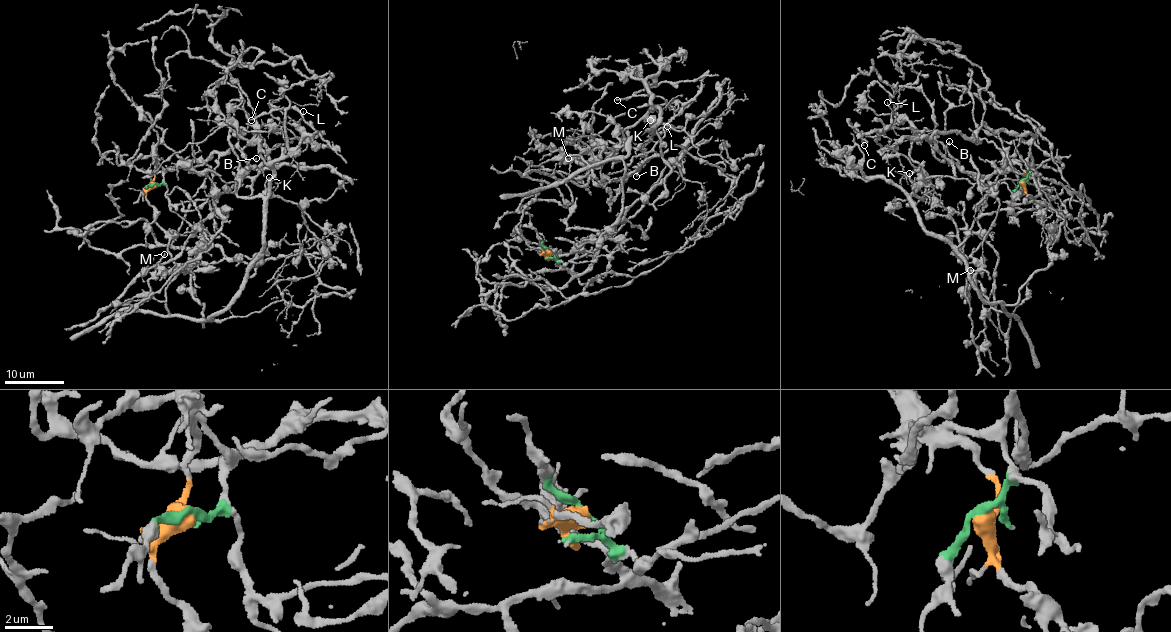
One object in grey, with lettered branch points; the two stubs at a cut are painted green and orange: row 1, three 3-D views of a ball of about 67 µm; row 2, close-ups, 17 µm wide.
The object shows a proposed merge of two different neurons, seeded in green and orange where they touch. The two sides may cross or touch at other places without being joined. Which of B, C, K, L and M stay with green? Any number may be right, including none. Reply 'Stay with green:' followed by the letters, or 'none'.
Stay with green: B, C, L

